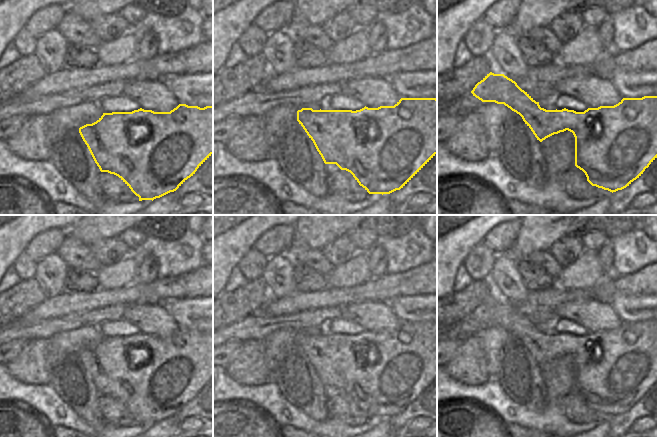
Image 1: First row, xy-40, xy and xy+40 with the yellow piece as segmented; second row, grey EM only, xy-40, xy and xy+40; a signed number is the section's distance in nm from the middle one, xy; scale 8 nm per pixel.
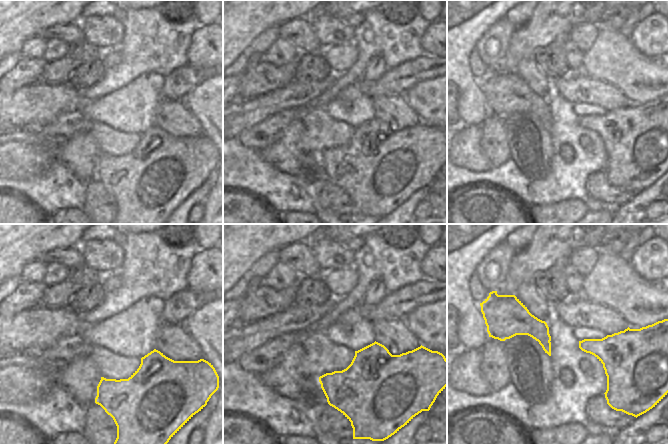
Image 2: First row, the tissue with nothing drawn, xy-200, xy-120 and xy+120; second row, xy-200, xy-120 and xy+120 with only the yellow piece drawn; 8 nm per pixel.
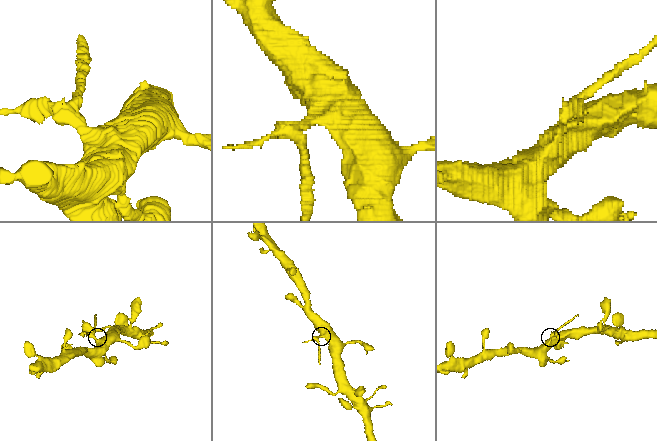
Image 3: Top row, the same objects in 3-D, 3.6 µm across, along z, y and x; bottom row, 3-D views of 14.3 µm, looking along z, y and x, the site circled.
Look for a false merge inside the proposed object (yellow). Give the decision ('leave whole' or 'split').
split

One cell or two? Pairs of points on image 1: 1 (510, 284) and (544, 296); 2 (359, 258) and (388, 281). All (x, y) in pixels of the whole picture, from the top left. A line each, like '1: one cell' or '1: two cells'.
1: two cells
2: two cells

